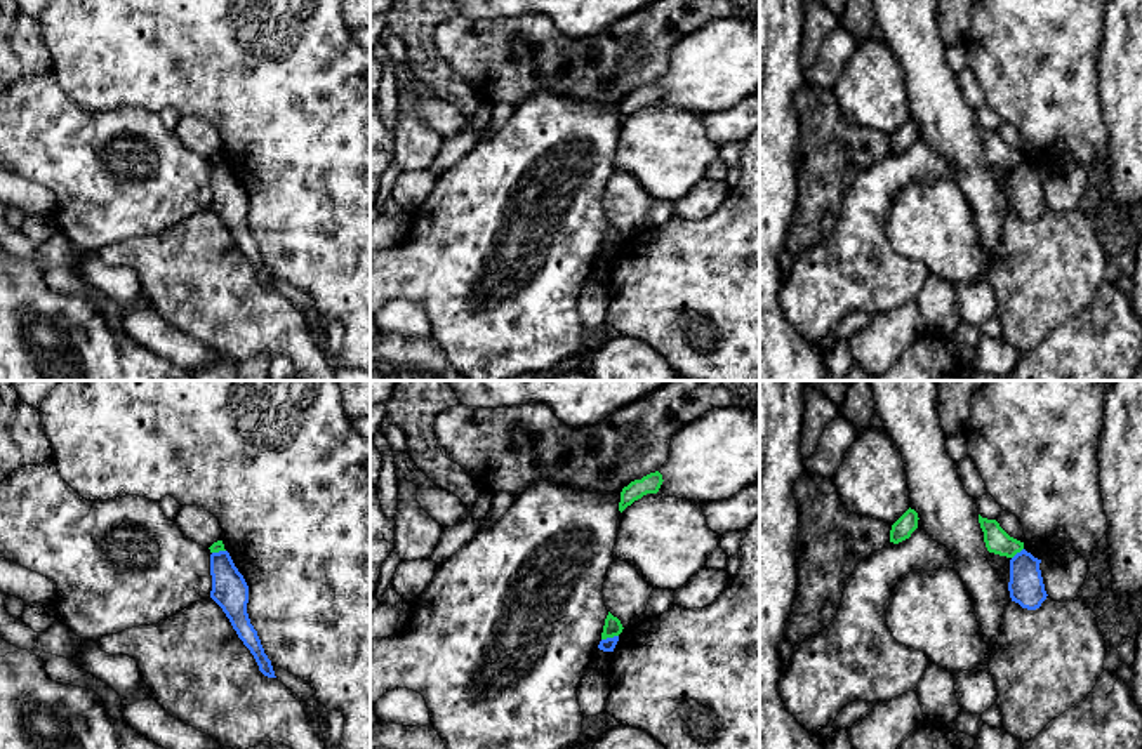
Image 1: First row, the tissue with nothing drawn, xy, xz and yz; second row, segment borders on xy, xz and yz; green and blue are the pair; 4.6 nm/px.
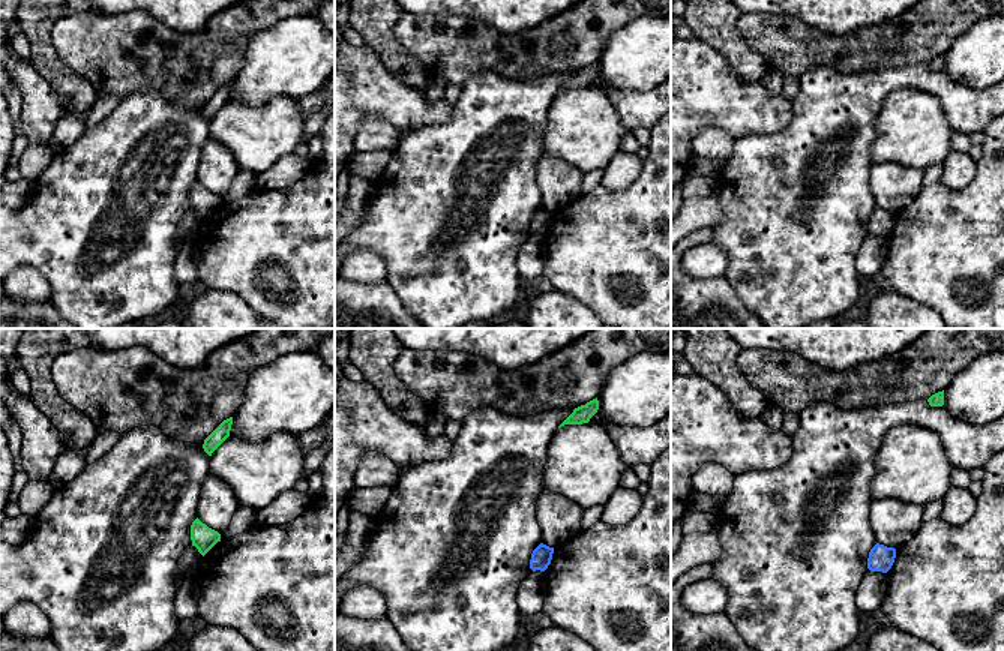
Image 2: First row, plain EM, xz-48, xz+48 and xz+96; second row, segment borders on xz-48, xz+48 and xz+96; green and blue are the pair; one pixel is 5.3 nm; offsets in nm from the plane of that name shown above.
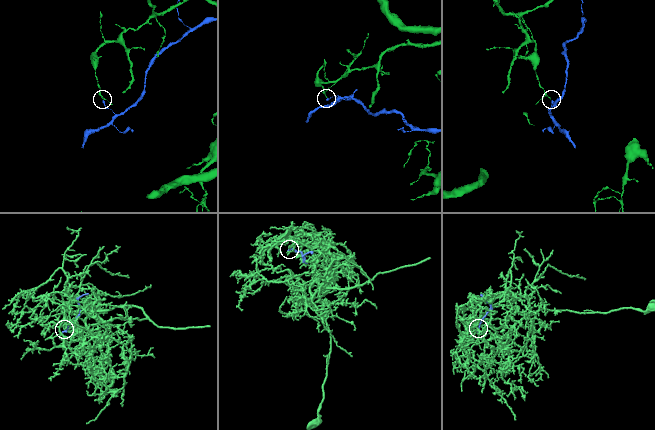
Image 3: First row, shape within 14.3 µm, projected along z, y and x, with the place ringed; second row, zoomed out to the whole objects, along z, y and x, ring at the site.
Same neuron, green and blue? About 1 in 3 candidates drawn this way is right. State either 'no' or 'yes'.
no

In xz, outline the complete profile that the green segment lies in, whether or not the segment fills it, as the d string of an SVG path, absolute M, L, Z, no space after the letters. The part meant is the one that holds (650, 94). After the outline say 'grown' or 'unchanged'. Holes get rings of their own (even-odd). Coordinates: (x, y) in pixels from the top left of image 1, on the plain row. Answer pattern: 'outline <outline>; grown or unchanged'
outline M659 82L643 87L641 90L631 92L621 103L619 122L622 123L634 111L641 109L647 104L657 104L662 96L662 85Z; unchanged

